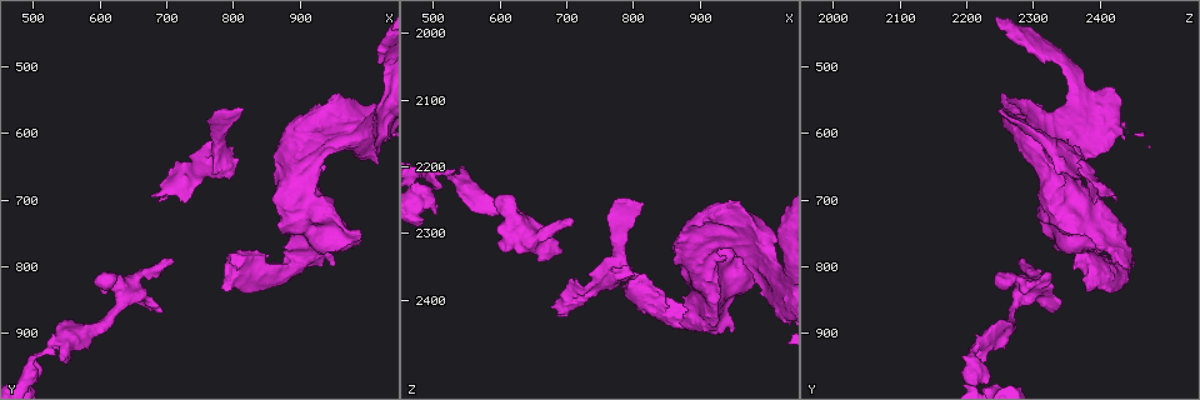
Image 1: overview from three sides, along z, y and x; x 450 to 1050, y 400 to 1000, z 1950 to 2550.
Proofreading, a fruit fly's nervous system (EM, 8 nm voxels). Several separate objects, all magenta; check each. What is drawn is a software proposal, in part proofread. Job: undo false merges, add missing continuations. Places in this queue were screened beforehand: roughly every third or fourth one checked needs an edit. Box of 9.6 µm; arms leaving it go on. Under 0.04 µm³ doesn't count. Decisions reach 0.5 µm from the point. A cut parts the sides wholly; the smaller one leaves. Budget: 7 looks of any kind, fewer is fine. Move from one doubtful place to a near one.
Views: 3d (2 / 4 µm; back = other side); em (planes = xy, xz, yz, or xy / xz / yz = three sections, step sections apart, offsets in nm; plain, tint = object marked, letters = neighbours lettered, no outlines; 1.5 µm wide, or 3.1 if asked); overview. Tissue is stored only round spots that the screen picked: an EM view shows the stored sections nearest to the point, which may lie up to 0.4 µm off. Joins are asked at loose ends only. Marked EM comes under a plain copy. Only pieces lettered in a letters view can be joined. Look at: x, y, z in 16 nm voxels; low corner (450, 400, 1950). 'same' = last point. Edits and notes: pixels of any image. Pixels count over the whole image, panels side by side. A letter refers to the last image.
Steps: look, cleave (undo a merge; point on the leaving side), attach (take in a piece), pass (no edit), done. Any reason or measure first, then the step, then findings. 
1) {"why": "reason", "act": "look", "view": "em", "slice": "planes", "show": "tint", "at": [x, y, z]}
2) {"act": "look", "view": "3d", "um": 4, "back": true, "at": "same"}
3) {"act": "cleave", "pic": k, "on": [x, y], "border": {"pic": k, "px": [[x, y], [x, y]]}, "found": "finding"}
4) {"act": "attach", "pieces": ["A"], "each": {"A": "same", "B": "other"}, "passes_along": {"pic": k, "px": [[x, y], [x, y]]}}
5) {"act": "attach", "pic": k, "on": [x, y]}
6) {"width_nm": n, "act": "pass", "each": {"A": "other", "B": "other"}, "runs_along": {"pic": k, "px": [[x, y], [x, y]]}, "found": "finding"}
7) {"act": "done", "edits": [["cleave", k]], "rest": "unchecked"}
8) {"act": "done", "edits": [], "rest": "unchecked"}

{"why": "stops while still wide", "act": "look", "view": "em", "slice": "yz", "step": 4, "show": "letters", "at": [955, 535, 2250]}

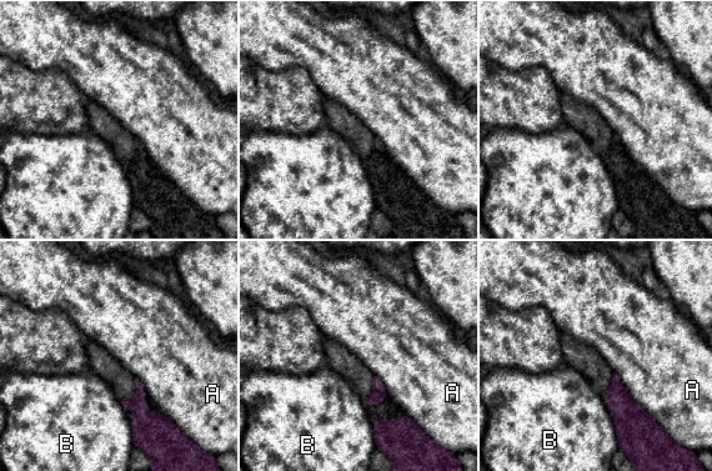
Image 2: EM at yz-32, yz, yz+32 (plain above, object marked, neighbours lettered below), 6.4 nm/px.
{"why": "another direction", "act": "look", "view": "em", "slice": "planes", "show": "letters", "at": "same"}

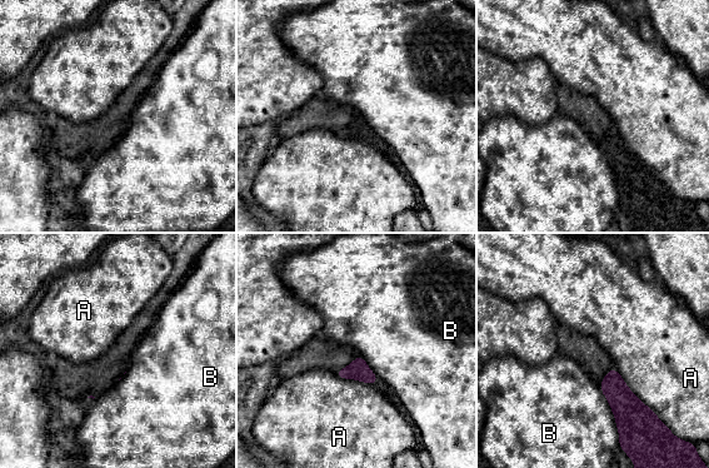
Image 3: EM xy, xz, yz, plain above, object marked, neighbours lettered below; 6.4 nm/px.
{"act": "pass", "each": {"A": "other", "B": "other"}, "found": "no lettered piece goes on from it"}

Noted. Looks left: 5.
{"why": "an open end", "act": "look", "view": "3d", "um": 4, "at": [935, 645, 2340]}

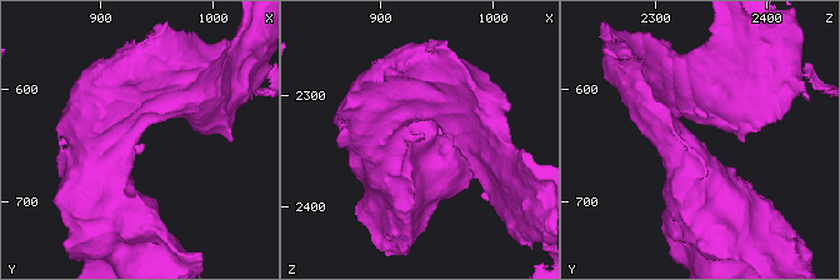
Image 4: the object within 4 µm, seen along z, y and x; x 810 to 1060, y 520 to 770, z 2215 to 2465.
{"act": "look", "view": "em", "slice": "xz", "step": 8, "show": "letters", "at": [940, 648, 2334]}

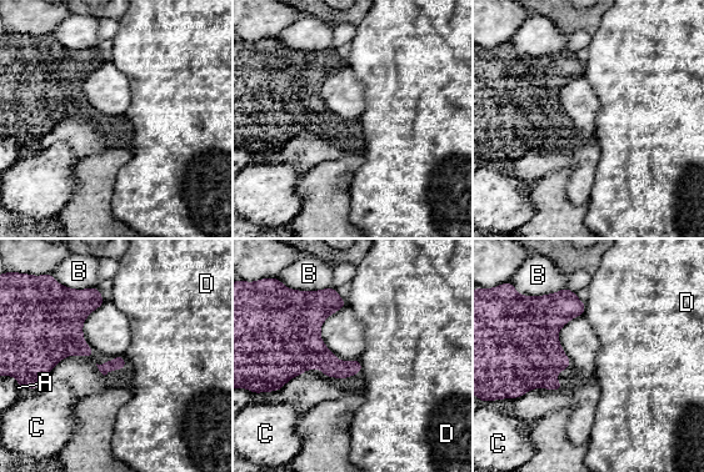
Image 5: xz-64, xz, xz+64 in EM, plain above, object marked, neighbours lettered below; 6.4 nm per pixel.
{"act": "look", "view": "em", "slice": "xy", "step": 4, "show": "letters", "at": "same"}

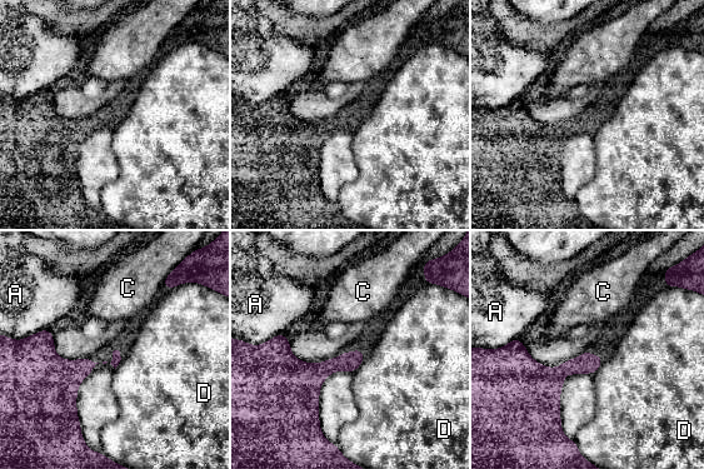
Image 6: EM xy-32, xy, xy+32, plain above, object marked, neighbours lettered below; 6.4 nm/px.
{"act": "pass", "each": {"A": "other", "C": "other", "D": "other"}, "border": {"pic": 6, "px": [[365, 355], [353, 373]]}, "found": "none of them fits"}

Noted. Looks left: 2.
{"why": "branch stops here", "act": "look", "view": "em", "slice": "xz", "step": 4, "show": "letters", "at": [820, 565, 2255]}

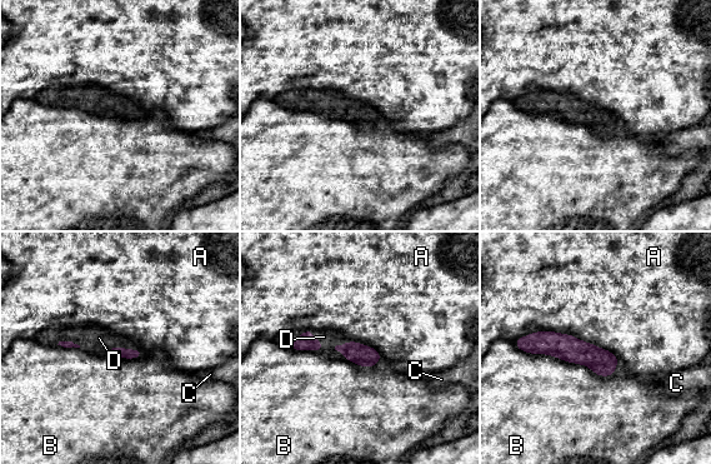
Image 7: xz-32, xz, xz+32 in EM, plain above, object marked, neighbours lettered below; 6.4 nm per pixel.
{"why": "another direction", "act": "look", "view": "em", "slice": "planes", "show": "letters", "at": "same"}

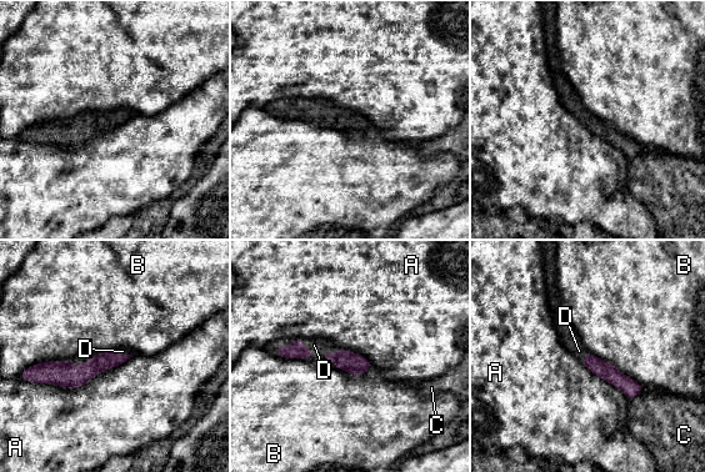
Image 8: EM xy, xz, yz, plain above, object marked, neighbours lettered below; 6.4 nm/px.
{"longest_contact_nm": ["A", 500], "act": "attach", "pieces": ["D"], "each": {"A": "other", "B": "other", "C": "other", "D": "same"}, "passes_along": {"pic": 8, "px": [[354, 363], [335, 351], [314, 345]]}, "found": "the cell continues"}

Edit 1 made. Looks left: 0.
{"act": "done", "edits": [["attach", 8]], "rest": "unchecked"}

